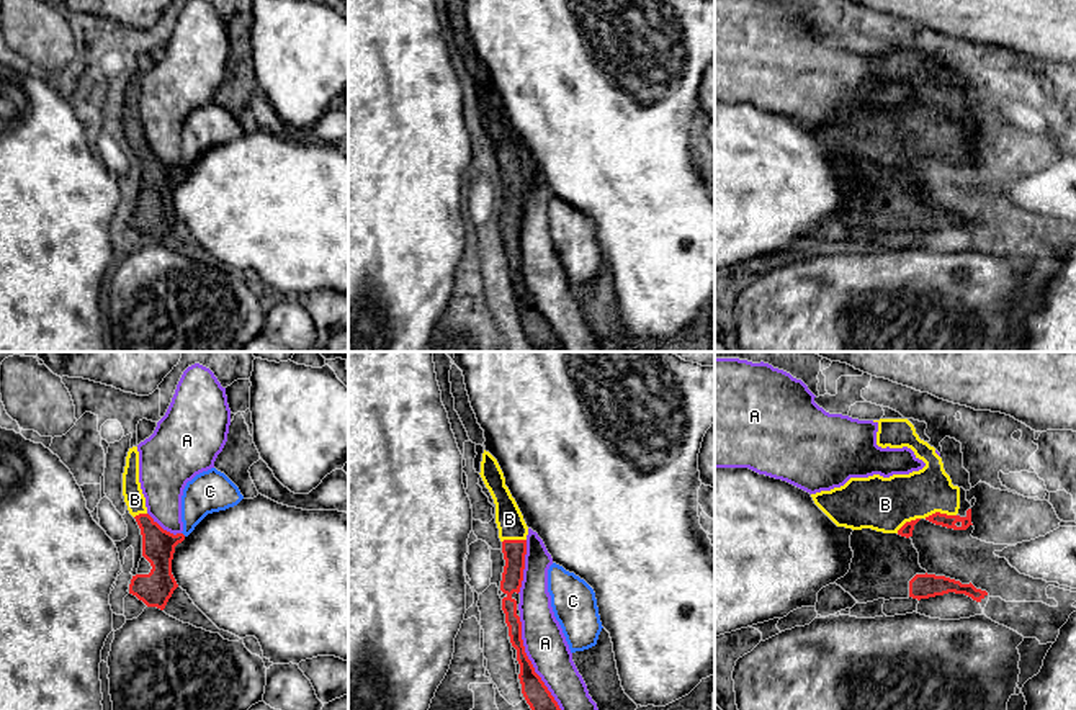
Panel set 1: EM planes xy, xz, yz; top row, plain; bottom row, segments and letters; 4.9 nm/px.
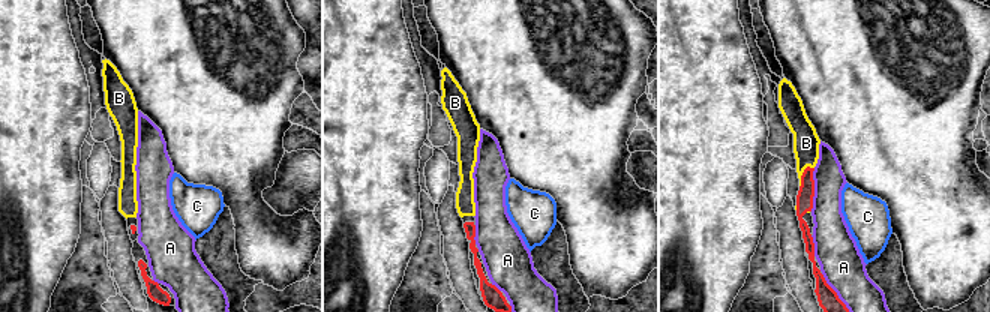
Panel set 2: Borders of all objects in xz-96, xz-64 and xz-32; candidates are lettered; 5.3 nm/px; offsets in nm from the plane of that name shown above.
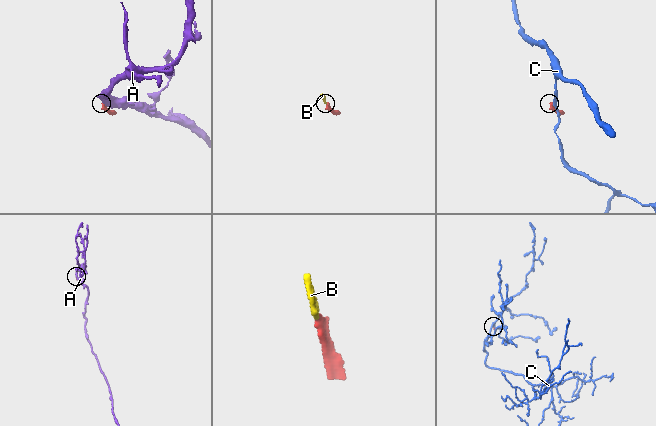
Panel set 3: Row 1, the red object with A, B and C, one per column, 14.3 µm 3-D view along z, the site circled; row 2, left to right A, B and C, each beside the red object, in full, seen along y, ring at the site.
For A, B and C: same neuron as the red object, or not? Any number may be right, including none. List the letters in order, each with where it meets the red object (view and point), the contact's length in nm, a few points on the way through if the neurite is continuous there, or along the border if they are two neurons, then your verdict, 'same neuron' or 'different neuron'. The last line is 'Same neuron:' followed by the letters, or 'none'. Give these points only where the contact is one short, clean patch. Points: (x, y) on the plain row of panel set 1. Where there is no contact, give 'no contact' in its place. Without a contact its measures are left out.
A: meets red in xz at (532, 300); contact 550 nm long; different neuron
B: meets red in yz at (939, 146); contact 160 nm long; runs through yz (939, 152), (939, 146), (929, 136), (890, 136); same neuron
C: no contact; different neuron
Same neuron: B

